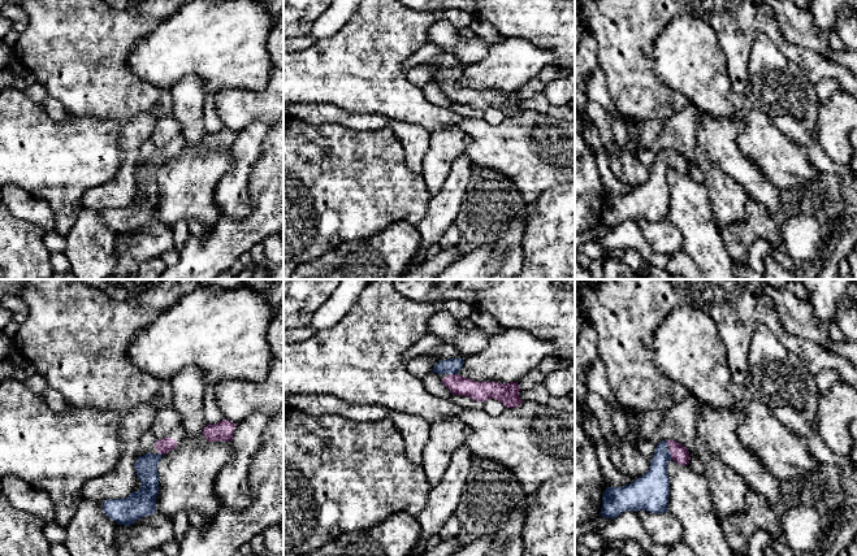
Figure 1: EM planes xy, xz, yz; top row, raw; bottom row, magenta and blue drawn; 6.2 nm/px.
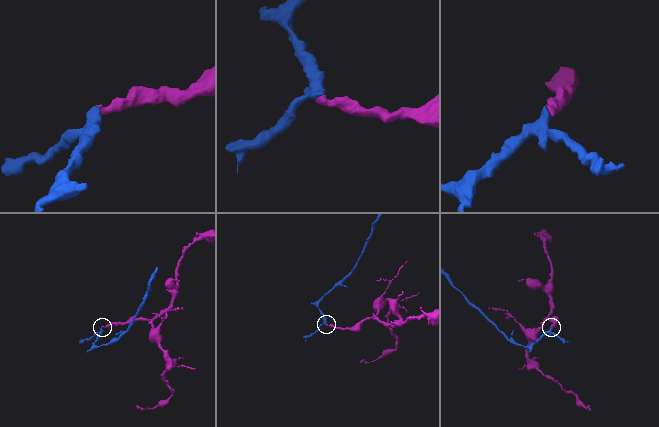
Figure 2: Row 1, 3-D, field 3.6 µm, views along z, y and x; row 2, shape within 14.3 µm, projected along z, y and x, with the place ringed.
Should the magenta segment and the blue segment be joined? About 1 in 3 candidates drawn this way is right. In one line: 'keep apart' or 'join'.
join

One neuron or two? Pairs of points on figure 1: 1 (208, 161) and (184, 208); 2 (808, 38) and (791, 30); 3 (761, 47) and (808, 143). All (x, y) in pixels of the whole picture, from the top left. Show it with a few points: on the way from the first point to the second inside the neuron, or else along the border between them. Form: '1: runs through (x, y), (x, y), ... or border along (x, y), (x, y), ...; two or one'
1: runs through (197, 173), (187, 182), (187, 190), (184, 196); one
2: runs through (804, 34), (800, 30), (795, 30); one
3: runs through (769, 70), (774, 83), (791, 101), (797, 120); one

